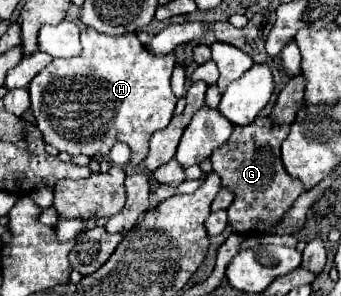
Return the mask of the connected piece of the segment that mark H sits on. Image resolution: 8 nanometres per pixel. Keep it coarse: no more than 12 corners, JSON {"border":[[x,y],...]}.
{"border":[[80,32],[28,84],[44,142],[148,154],[176,96],[174,54]]}

